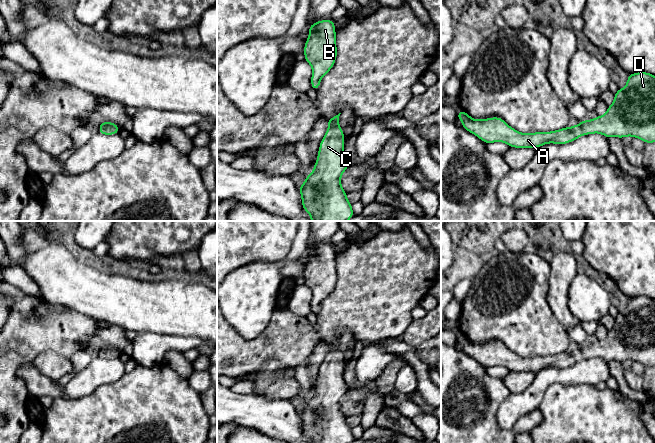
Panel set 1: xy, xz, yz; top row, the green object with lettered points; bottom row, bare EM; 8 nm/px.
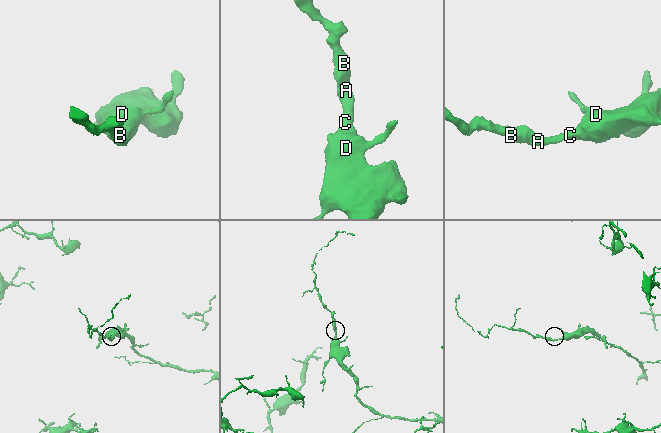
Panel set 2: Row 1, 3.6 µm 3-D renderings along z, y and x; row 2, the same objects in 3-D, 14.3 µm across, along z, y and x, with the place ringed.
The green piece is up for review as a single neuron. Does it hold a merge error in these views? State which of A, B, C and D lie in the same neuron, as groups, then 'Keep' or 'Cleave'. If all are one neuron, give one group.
Groups: A B C D. Keep

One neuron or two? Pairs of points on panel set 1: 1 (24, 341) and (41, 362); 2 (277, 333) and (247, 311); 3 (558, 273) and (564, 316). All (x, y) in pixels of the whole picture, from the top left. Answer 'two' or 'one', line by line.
1: two
2: two
3: one

